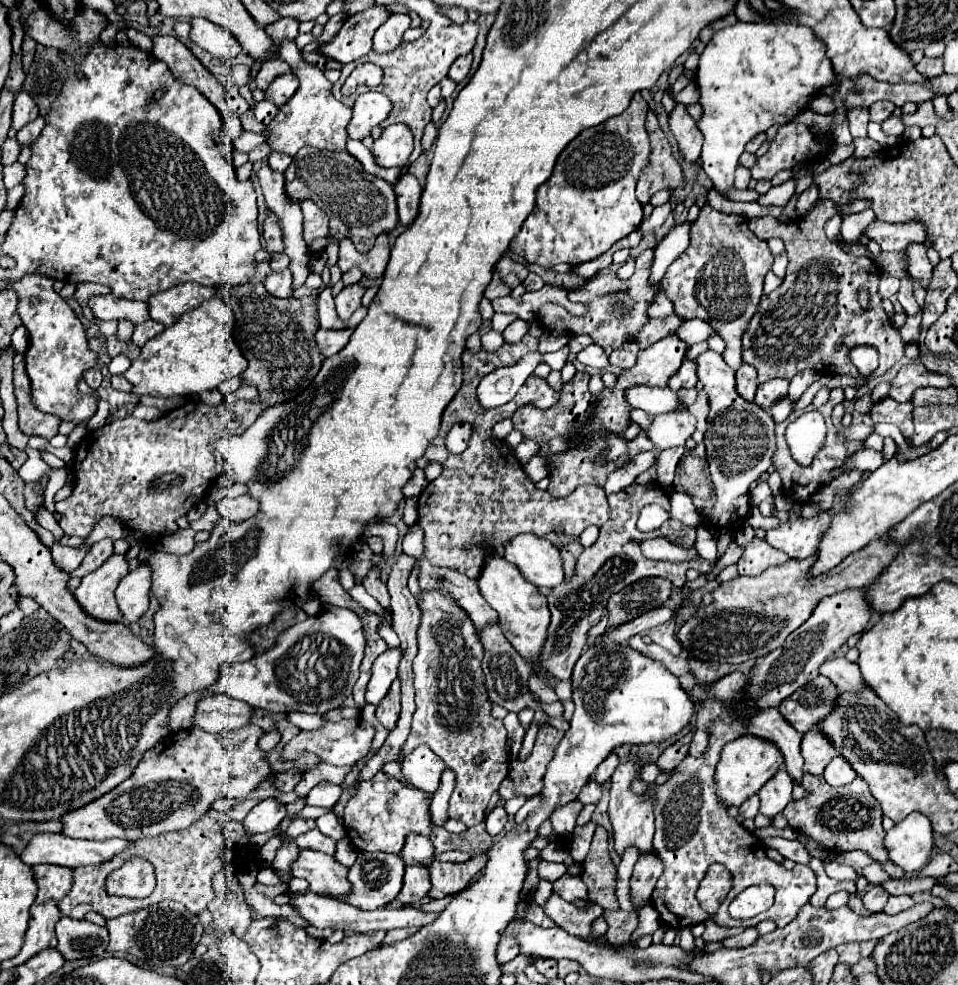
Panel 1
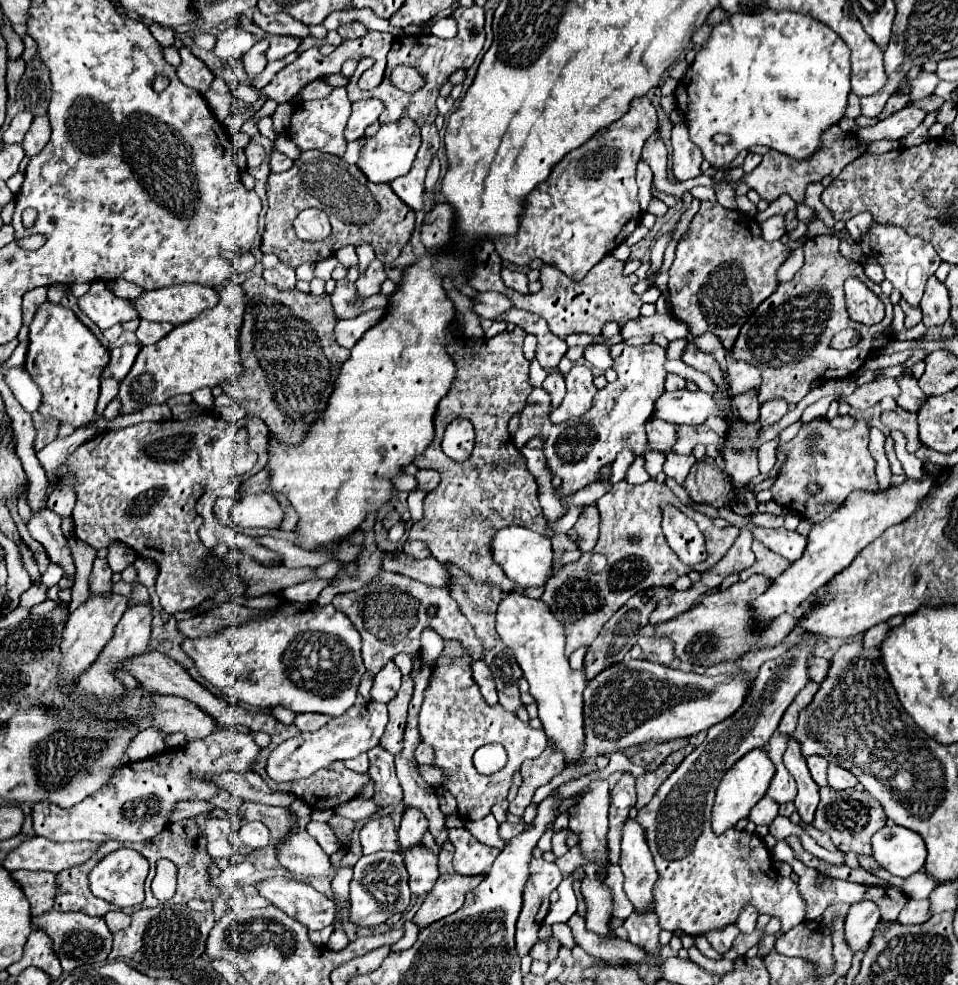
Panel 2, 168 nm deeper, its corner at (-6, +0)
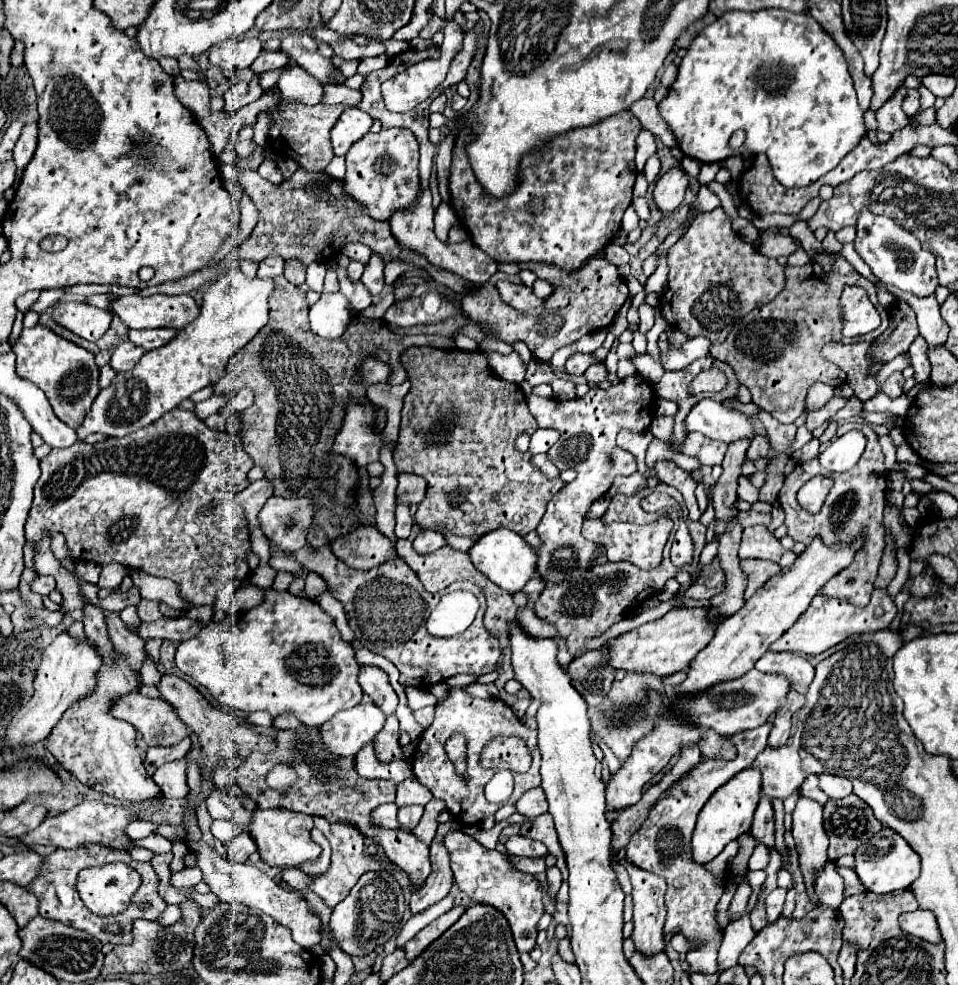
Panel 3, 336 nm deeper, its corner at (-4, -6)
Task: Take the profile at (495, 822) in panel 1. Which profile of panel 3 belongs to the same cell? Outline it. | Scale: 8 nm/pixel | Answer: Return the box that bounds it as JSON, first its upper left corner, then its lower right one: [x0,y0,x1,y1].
[506,835,548,857]

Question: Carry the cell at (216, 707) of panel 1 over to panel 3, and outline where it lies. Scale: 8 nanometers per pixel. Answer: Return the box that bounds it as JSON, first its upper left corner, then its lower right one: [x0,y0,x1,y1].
[110,691,190,745]

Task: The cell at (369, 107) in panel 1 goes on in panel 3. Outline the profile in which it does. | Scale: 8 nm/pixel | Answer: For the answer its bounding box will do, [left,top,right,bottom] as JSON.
[330,107,372,157]

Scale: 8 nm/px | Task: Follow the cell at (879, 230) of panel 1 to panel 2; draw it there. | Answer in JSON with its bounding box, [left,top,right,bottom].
[846,213,874,243]

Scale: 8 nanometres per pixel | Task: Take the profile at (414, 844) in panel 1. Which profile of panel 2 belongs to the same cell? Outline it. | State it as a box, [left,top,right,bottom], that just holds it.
[400,809,428,851]

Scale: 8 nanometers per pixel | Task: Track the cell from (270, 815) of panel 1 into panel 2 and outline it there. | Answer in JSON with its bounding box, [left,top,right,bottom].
[238,821,270,849]

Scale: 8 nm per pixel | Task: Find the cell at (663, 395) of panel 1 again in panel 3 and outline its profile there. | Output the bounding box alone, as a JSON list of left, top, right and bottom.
[686,399,756,443]

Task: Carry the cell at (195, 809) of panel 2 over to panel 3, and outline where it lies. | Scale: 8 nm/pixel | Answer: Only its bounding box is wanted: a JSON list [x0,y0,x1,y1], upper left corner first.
[124,821,156,841]

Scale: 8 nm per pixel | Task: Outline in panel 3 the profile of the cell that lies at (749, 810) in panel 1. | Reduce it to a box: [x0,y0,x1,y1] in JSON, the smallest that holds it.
[752,797,776,849]

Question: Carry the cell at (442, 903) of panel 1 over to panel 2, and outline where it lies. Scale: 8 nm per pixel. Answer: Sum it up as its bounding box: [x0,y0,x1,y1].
[392,921,419,951]

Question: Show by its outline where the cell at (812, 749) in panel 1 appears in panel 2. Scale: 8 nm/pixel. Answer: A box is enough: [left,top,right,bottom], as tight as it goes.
[806,755,828,787]

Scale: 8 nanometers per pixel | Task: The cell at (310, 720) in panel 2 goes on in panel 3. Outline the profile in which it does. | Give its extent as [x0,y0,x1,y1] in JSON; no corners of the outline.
[272,715,302,729]

